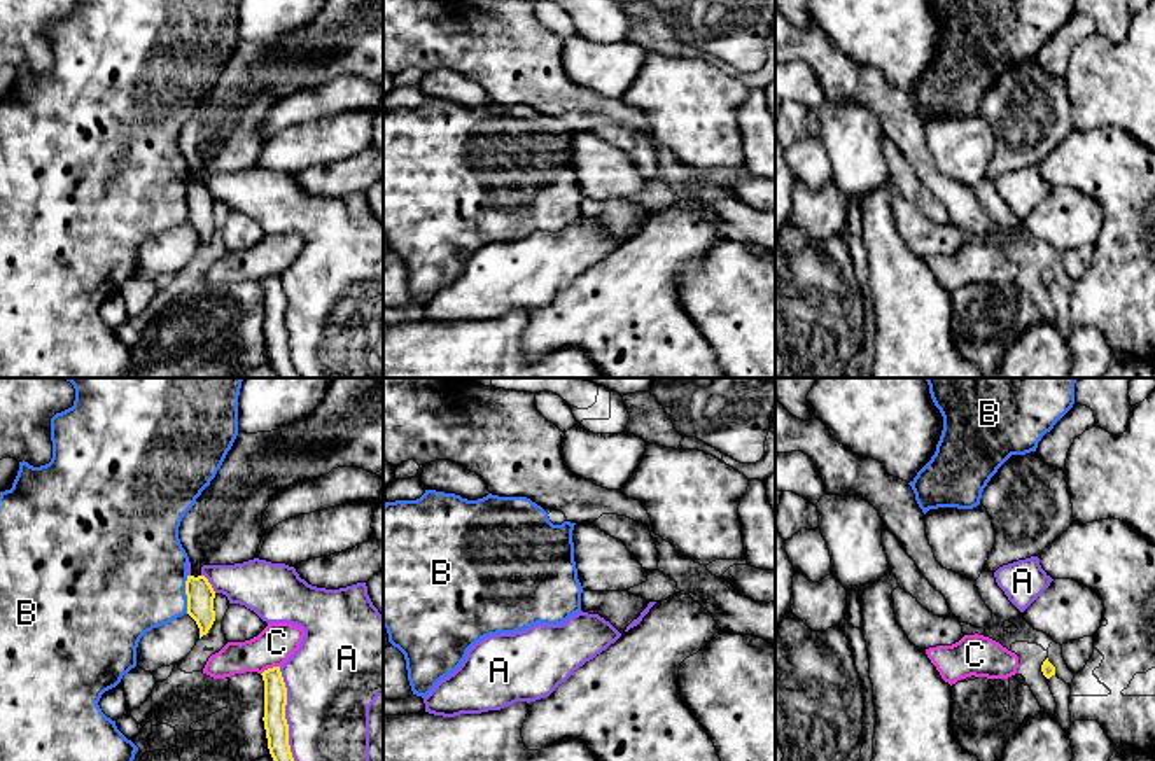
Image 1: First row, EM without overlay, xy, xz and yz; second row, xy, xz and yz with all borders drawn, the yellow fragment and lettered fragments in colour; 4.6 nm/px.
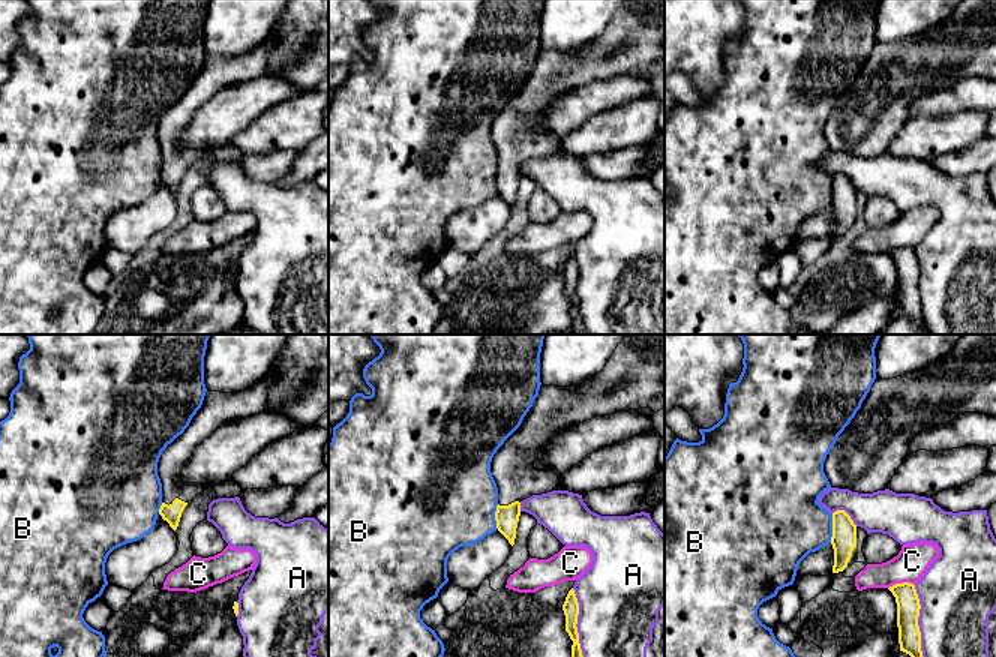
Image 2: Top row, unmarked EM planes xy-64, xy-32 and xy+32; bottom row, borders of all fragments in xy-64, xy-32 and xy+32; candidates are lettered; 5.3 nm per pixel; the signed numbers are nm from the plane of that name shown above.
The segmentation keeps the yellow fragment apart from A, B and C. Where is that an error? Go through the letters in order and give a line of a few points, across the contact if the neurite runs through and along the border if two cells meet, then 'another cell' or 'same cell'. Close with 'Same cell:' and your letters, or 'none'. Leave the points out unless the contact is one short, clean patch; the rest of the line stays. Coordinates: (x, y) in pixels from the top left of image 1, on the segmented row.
A: another cell
B: another cell
C: xy (279, 665), (268, 667), (261, 674) | another cell
Same cell: none

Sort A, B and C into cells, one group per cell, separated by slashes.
A / B / C

